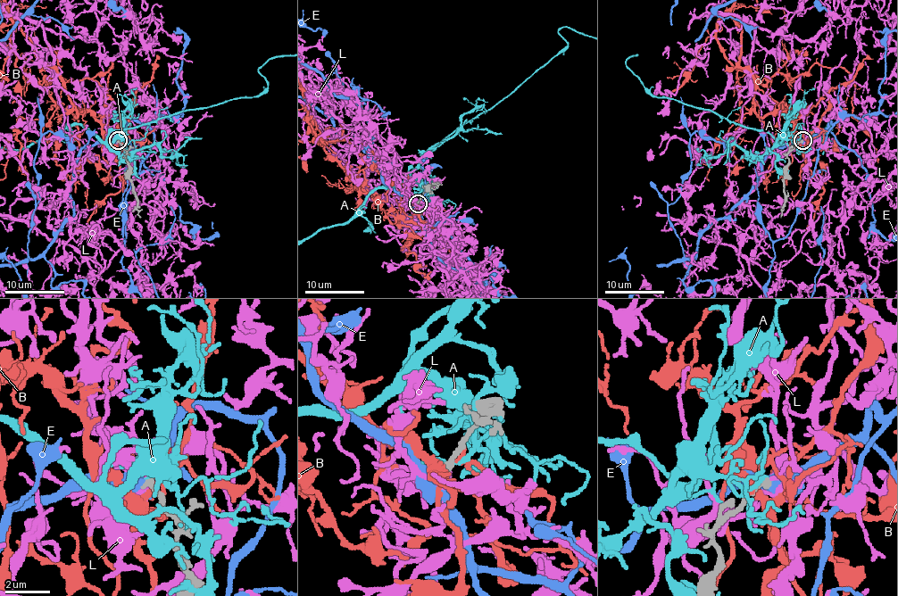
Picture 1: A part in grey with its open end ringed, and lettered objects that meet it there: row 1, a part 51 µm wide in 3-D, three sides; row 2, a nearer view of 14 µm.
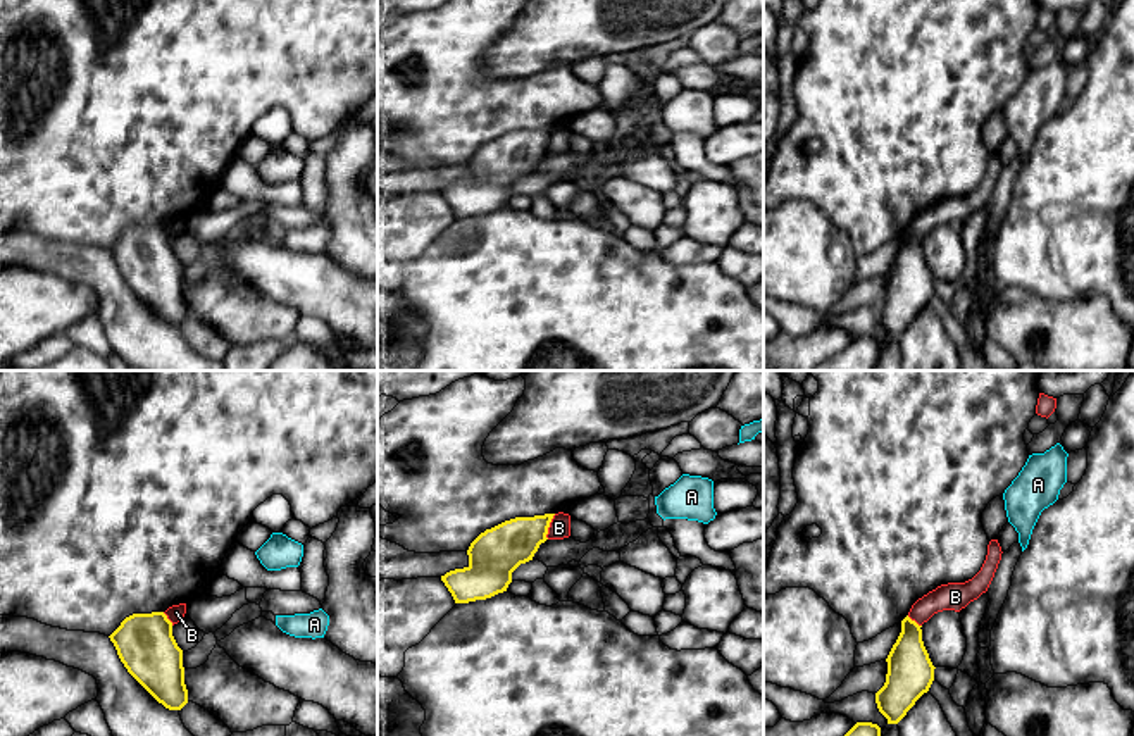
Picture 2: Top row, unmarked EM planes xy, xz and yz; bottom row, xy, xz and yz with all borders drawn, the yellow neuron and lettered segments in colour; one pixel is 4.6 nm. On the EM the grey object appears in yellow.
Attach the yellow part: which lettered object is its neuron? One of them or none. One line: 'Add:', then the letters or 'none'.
Add: L

